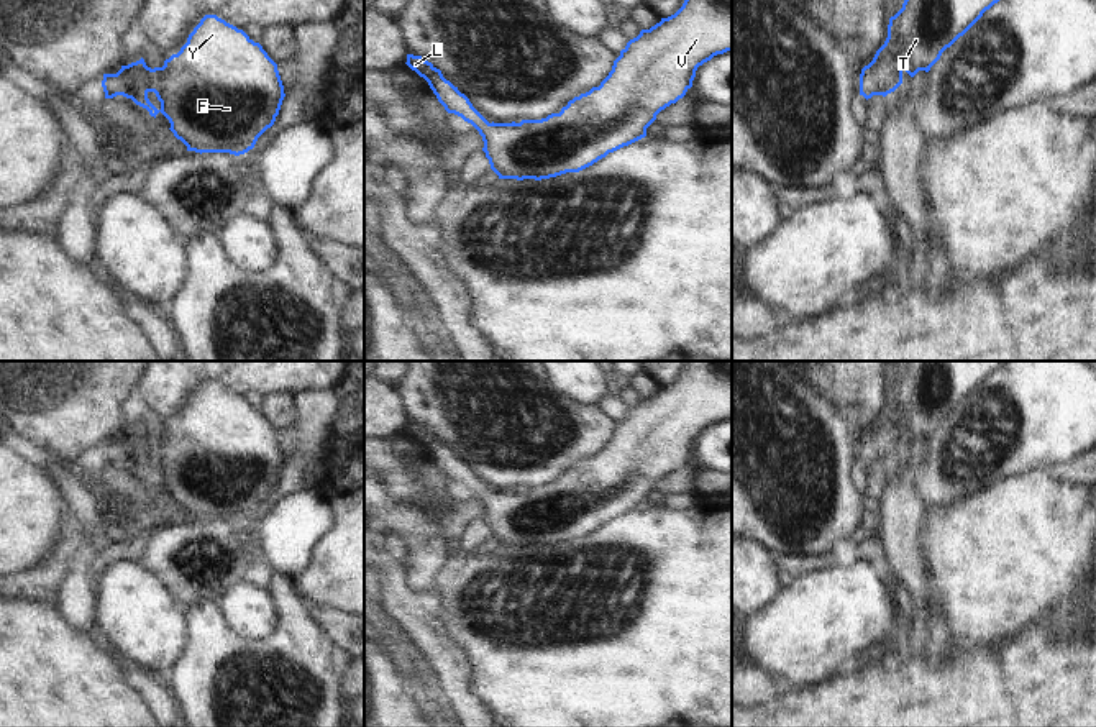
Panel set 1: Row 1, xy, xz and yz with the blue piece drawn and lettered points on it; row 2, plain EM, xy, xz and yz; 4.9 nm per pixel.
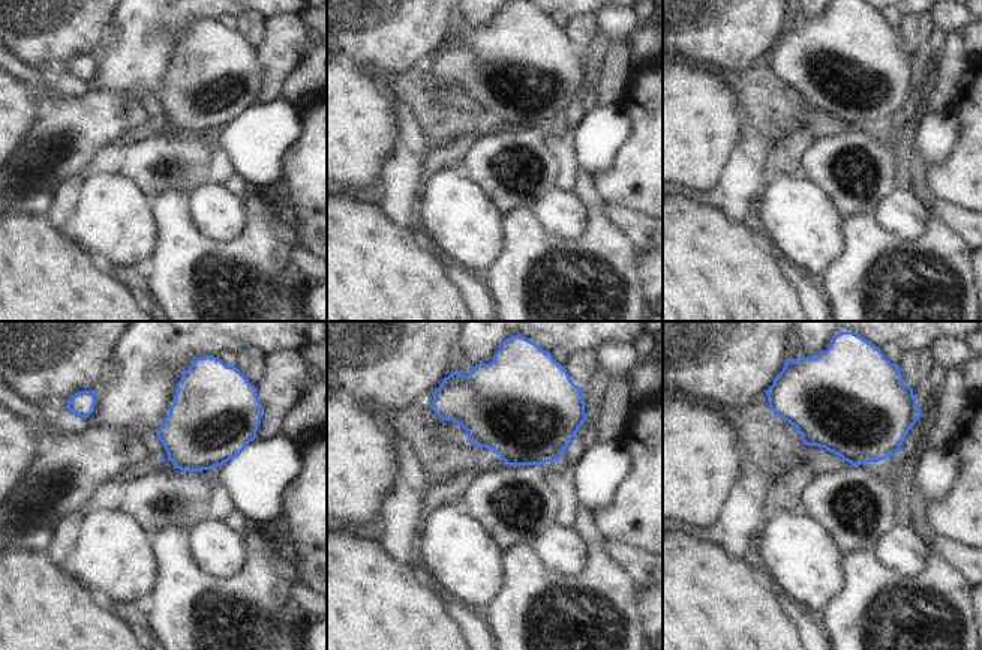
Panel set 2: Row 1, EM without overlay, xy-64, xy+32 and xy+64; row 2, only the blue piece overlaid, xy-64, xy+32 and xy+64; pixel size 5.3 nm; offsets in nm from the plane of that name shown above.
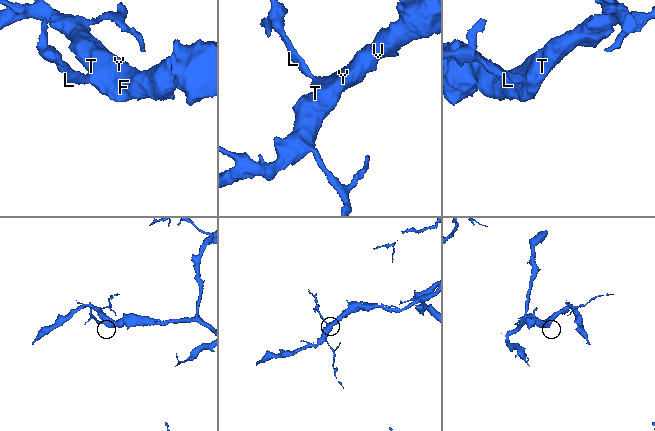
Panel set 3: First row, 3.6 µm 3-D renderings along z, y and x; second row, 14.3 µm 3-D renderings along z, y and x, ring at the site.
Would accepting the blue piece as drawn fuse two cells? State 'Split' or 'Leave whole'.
Leave whole.

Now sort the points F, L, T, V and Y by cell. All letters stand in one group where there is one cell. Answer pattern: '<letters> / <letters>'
F L T V Y

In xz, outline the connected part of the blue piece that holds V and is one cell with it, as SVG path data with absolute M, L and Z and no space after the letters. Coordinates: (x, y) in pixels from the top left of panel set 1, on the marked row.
M684 0L671 16L627 43L612 71L589 92L568 102L559 113L520 123L489 123L469 98L422 56L407 54L407 66L423 77L448 113L471 123L482 136L486 158L499 179L550 179L579 172L599 159L646 136L656 115L692 87L696 71L717 54L732 51L732 0Z

